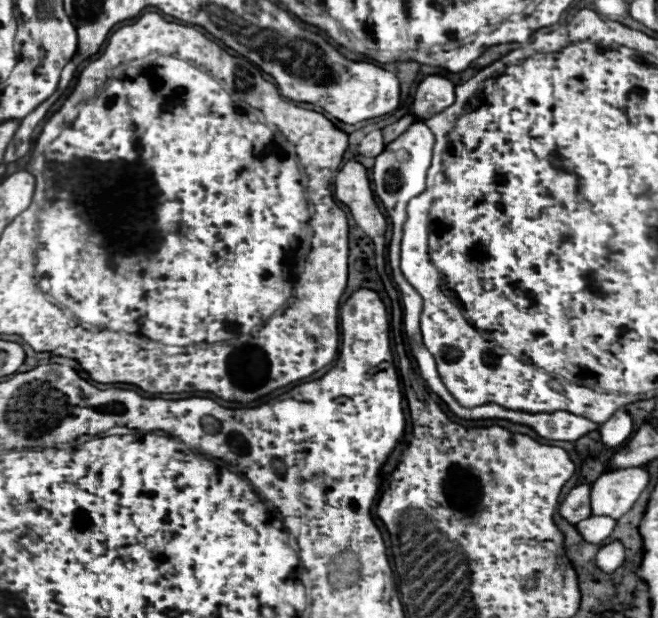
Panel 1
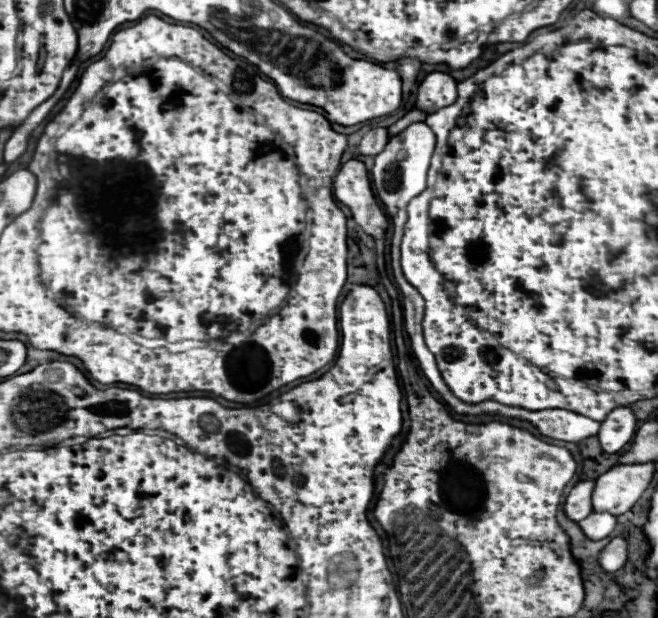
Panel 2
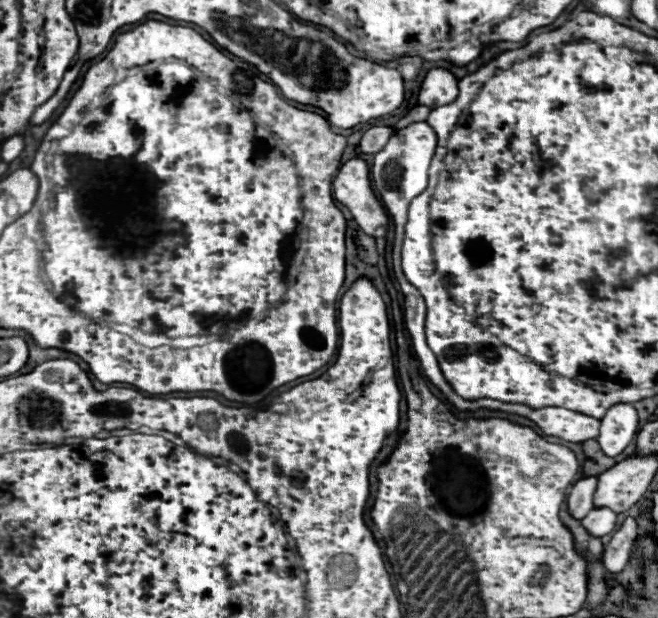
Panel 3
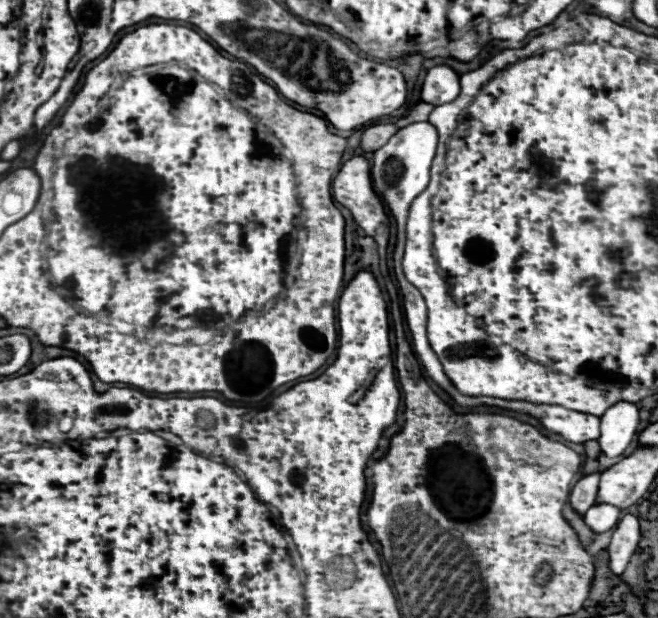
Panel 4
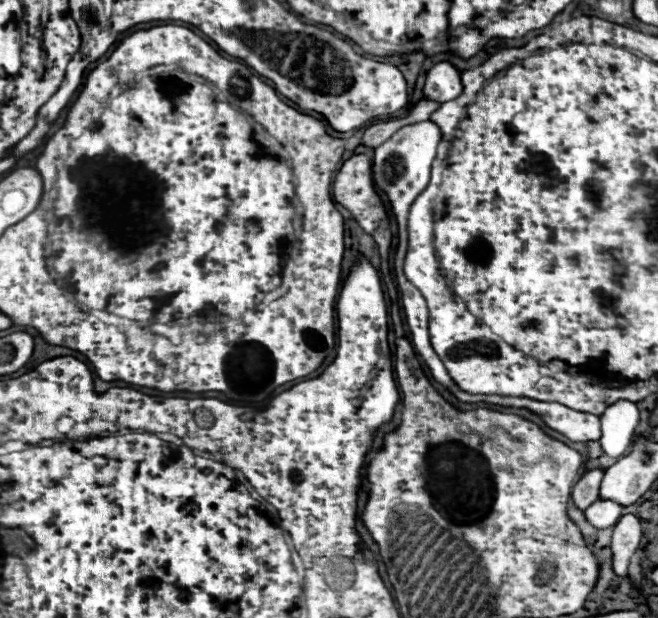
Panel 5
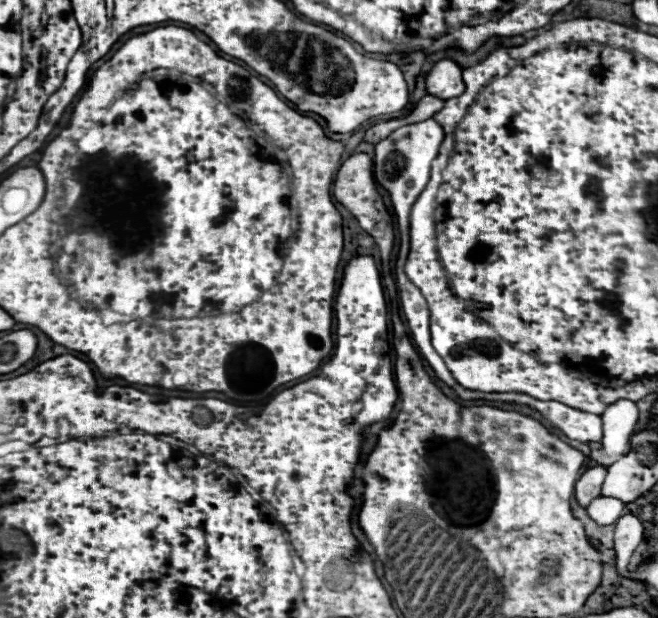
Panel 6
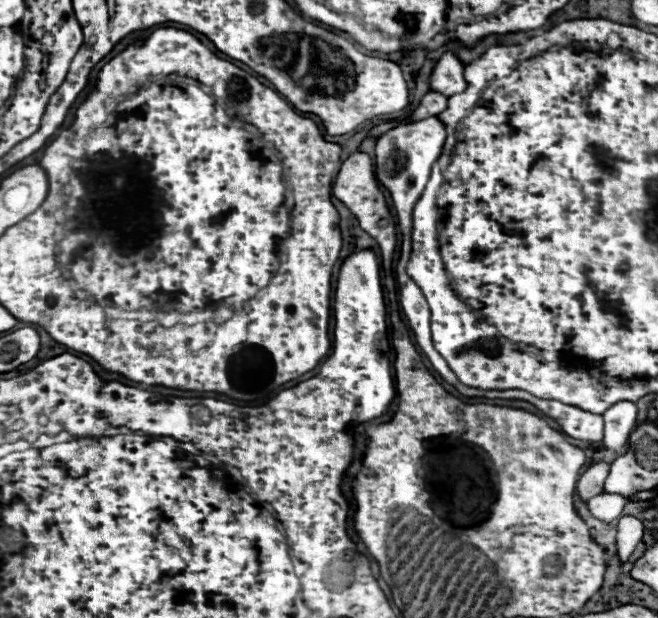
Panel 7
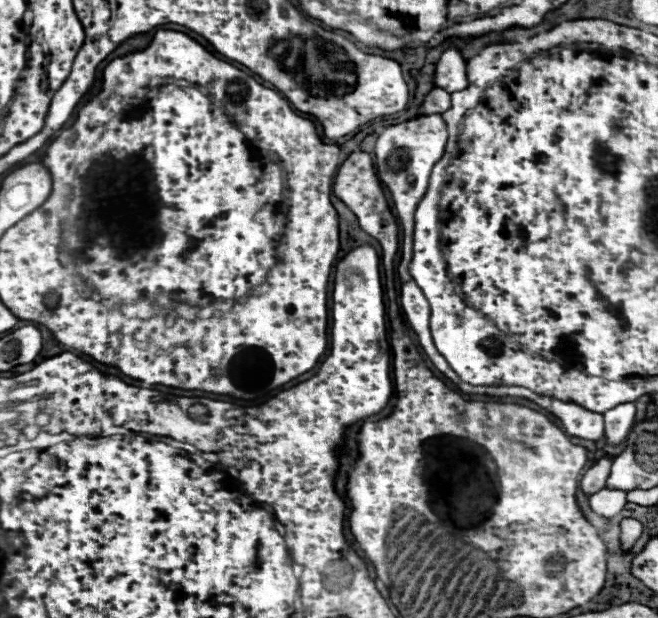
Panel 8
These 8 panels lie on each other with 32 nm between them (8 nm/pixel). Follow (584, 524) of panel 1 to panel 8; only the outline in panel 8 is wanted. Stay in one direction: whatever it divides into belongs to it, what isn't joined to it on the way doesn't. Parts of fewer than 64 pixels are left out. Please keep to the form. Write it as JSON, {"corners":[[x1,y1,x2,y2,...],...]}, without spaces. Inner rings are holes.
{"corners":[[600,488,594,496,590,496,590,508,606,518,616,516,624,506,626,506,626,492]]}

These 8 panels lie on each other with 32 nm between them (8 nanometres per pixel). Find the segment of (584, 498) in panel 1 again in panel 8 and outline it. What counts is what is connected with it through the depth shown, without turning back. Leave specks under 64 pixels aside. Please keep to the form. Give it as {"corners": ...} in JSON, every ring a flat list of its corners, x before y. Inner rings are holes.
{"corners":[[600,458,590,470,586,470,586,474,582,476,582,482,580,482,580,486,586,494,592,496,606,484,606,480,610,476,612,462,614,462,614,458]]}

